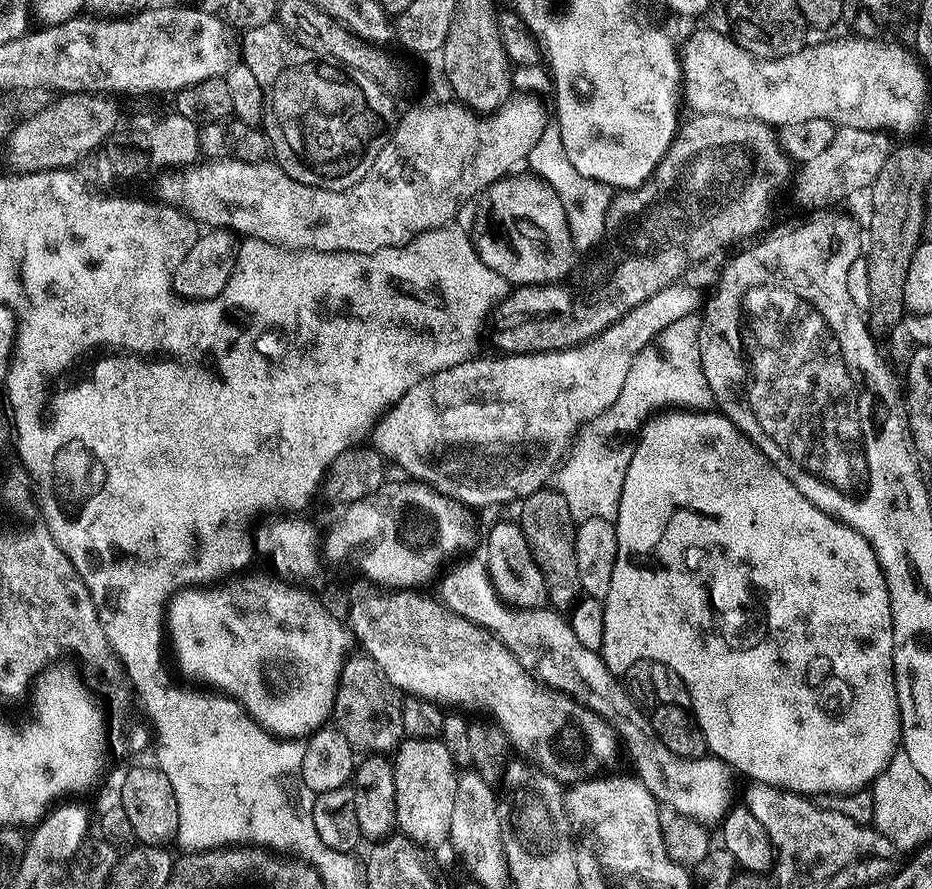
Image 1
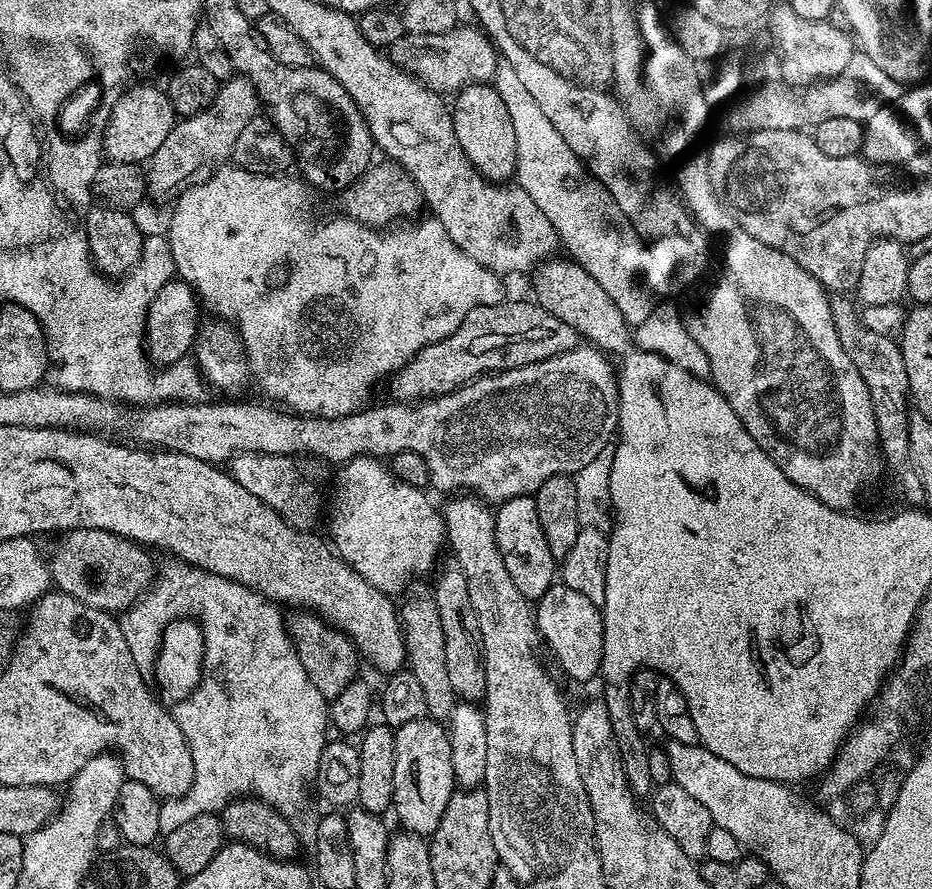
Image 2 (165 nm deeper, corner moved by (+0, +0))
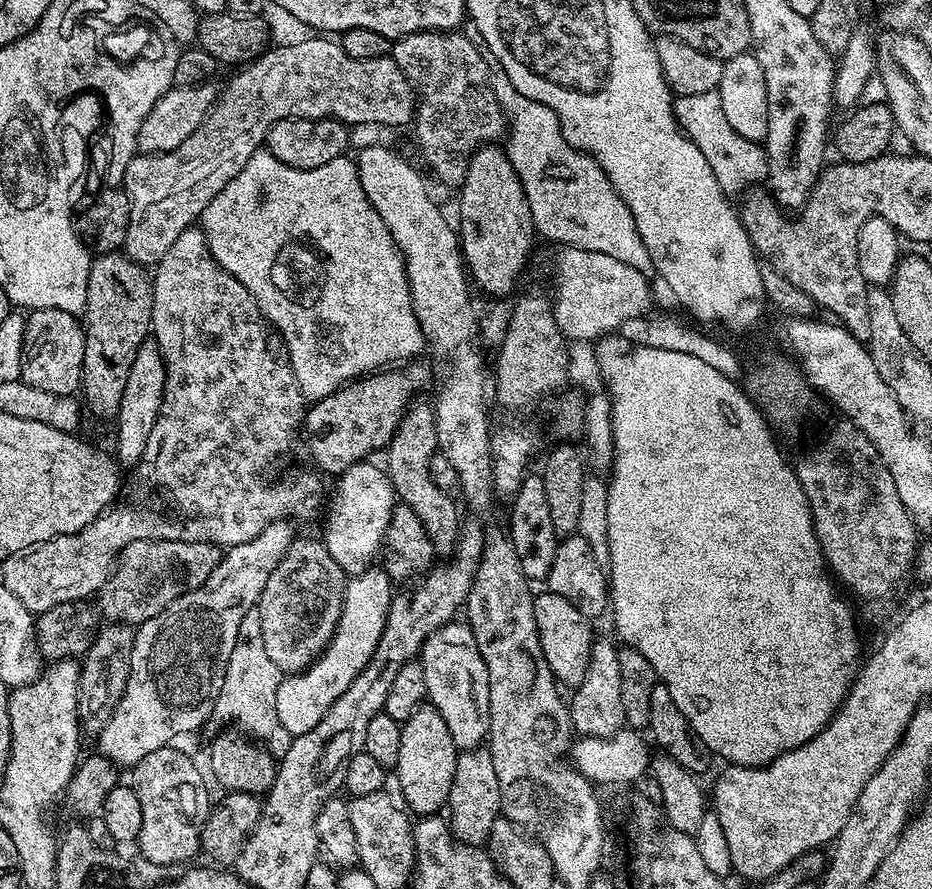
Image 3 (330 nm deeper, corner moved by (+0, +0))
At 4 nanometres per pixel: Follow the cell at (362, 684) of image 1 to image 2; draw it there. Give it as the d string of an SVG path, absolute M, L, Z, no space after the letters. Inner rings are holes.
M296 610L293 613L293 616L287 617L286 627L289 636L292 637L296 657L302 662L302 666L306 666L306 674L310 674L310 682L318 686L318 694L322 694L325 700L331 702L338 694L342 694L342 690L346 690L348 684L357 679L358 649L345 632L339 632L315 612Z

